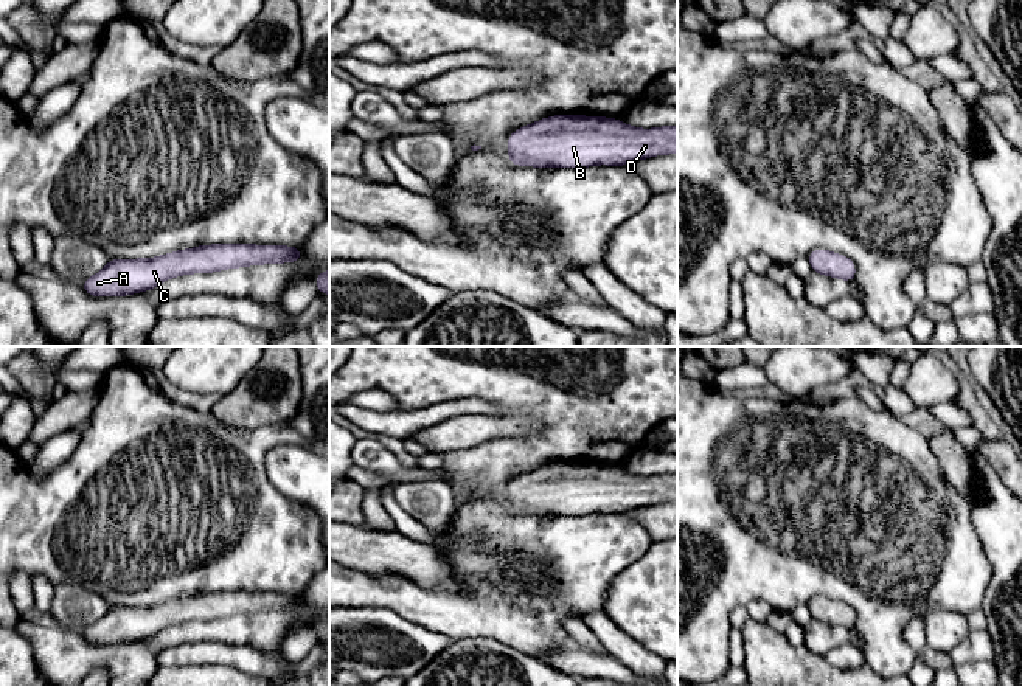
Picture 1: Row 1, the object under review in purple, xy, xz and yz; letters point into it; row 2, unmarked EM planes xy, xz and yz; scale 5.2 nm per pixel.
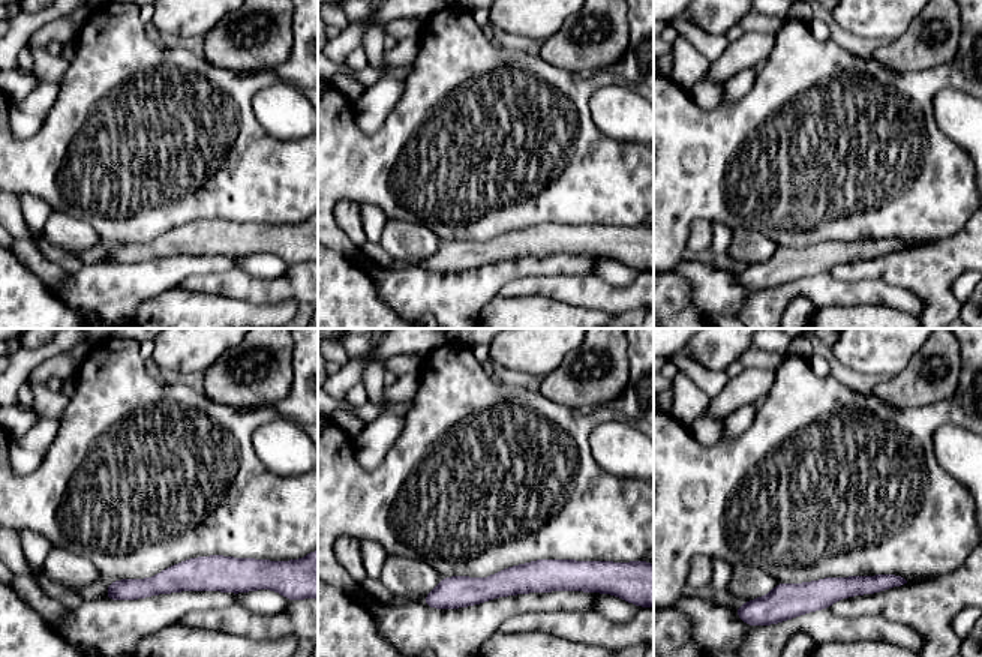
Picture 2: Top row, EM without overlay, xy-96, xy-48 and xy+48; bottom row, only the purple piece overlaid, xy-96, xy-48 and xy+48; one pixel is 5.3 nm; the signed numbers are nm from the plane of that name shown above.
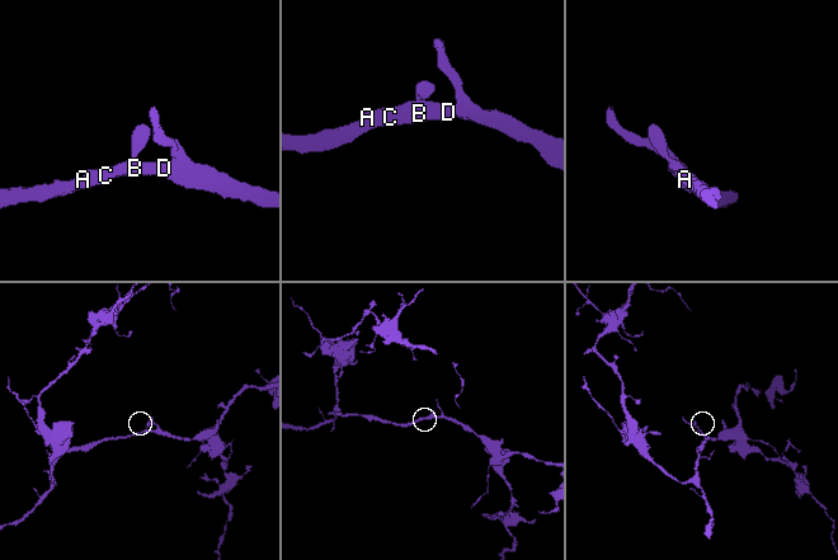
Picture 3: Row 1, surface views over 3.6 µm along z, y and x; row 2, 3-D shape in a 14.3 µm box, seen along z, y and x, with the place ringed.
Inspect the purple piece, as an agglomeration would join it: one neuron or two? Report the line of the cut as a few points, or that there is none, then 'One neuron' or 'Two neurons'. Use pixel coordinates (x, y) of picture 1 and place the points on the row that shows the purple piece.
No split. One neuron

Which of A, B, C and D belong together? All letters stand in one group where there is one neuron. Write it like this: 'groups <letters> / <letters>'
groups A B C D

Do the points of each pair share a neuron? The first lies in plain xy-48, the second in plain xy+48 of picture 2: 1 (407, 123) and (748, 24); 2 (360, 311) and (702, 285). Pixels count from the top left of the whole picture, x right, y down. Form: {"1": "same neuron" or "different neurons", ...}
{"1": "different neurons", "2": "different neurons"}

